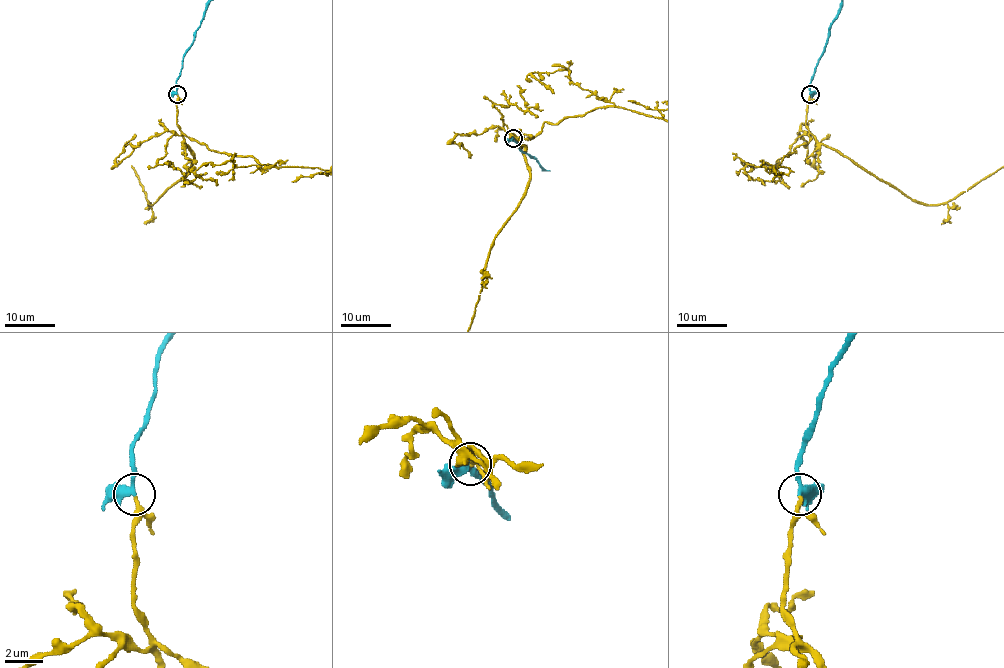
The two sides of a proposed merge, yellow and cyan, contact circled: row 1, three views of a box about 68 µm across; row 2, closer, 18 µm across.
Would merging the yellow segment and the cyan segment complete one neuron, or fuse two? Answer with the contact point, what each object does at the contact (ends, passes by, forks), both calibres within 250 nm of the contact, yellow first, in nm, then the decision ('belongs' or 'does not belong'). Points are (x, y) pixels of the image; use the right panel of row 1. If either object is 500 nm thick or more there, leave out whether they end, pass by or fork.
(810, 94) | yellow passes by | cyan passes by | 160/320 nm | belongs

